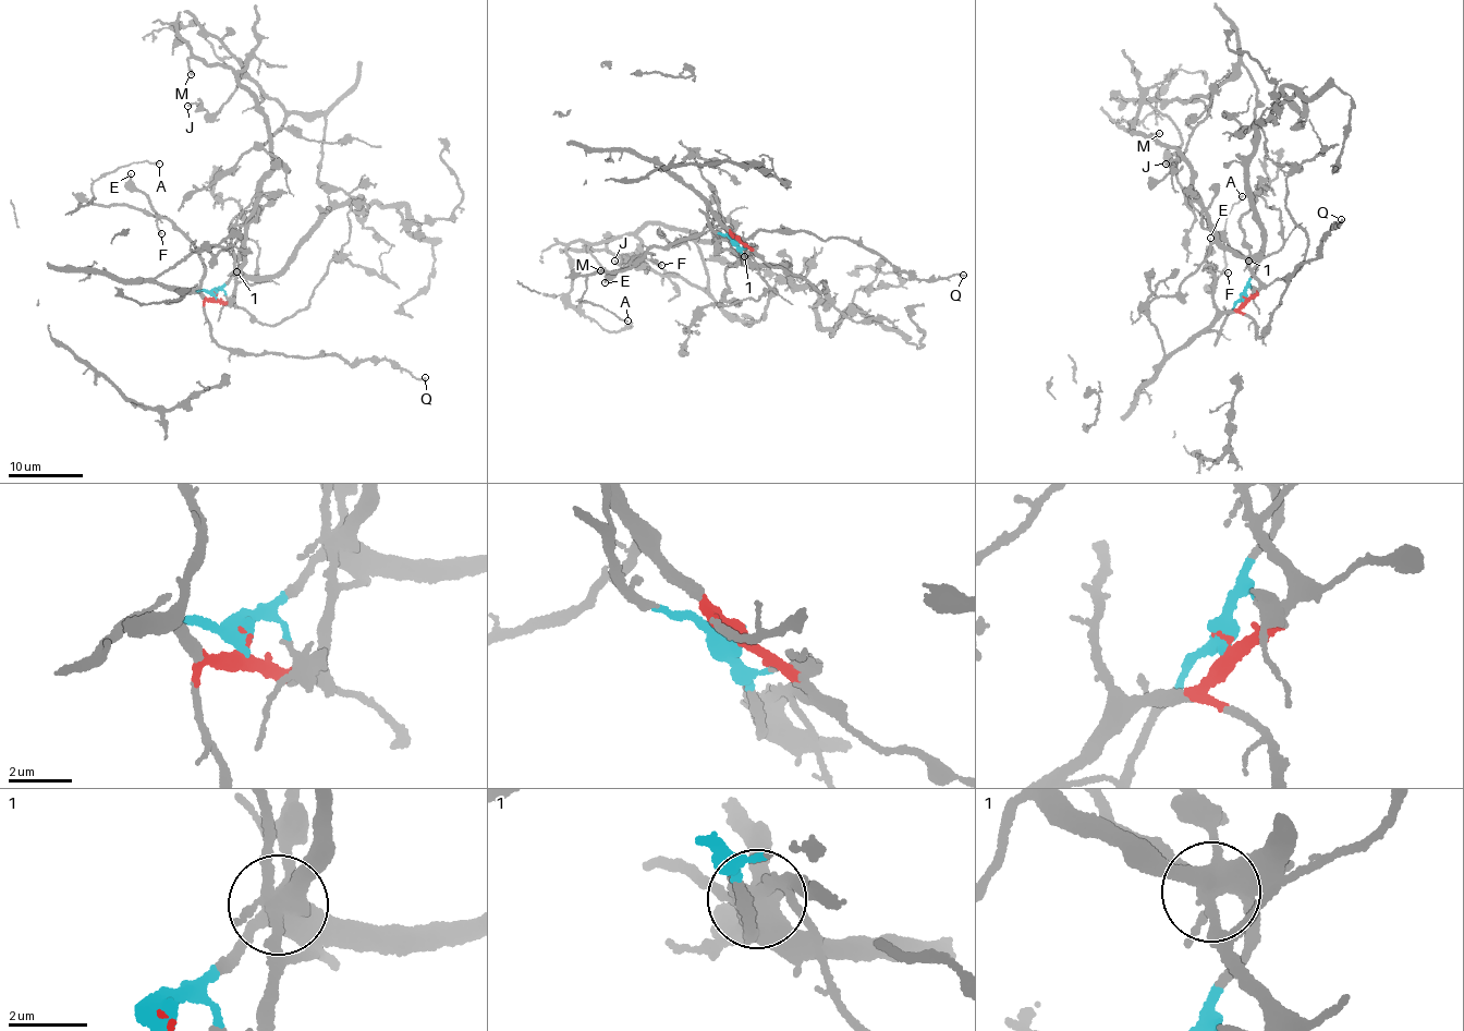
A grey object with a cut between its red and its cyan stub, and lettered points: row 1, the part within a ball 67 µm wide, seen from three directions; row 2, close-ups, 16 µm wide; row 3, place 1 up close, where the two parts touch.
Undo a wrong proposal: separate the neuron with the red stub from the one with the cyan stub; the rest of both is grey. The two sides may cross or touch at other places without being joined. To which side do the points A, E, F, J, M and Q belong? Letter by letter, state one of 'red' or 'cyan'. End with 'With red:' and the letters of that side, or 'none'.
A: red
E: red
F: red
J: cyan
M: cyan
Q: red
With red: A, E, F, Q

